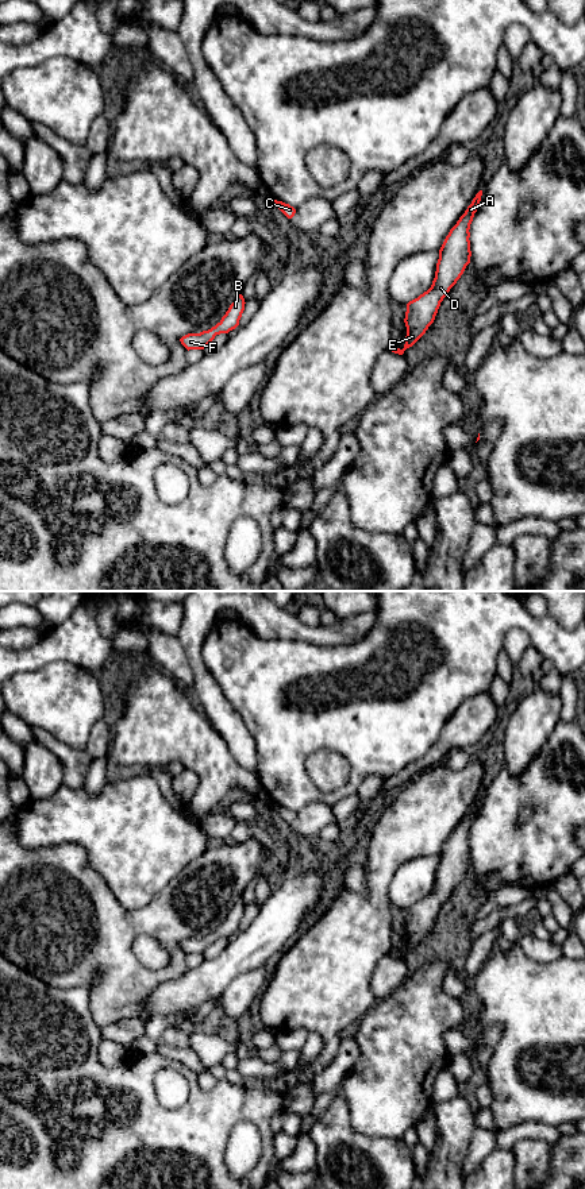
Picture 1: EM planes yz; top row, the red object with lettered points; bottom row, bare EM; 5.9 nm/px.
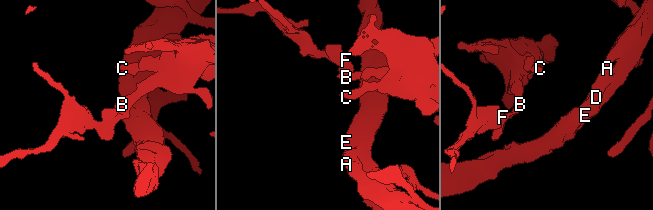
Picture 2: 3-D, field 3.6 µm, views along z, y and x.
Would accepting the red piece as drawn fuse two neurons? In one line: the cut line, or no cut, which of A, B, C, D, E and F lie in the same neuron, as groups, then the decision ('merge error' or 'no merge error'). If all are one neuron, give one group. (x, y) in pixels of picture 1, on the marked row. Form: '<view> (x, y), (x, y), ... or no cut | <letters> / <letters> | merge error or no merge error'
no cut | A B C D E F | no merge error

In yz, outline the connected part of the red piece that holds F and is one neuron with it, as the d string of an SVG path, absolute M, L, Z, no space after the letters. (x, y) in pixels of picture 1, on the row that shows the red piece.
M239 294L230 305L222 320L208 331L200 333L188 333L180 339L181 344L189 350L204 350L216 335L228 333L239 325L239 320L245 310L245 298Z

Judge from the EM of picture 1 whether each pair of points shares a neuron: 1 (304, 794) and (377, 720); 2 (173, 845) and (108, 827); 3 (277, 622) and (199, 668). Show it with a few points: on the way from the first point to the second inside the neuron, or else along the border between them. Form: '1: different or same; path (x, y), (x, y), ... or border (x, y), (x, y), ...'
1: same; path (297, 764), (297, 756), (331, 722), (347, 722)
2: same; path (157, 842), (138, 842), (124, 829)
3: same; path (246, 605), (216, 605), (195, 626), (195, 637)

